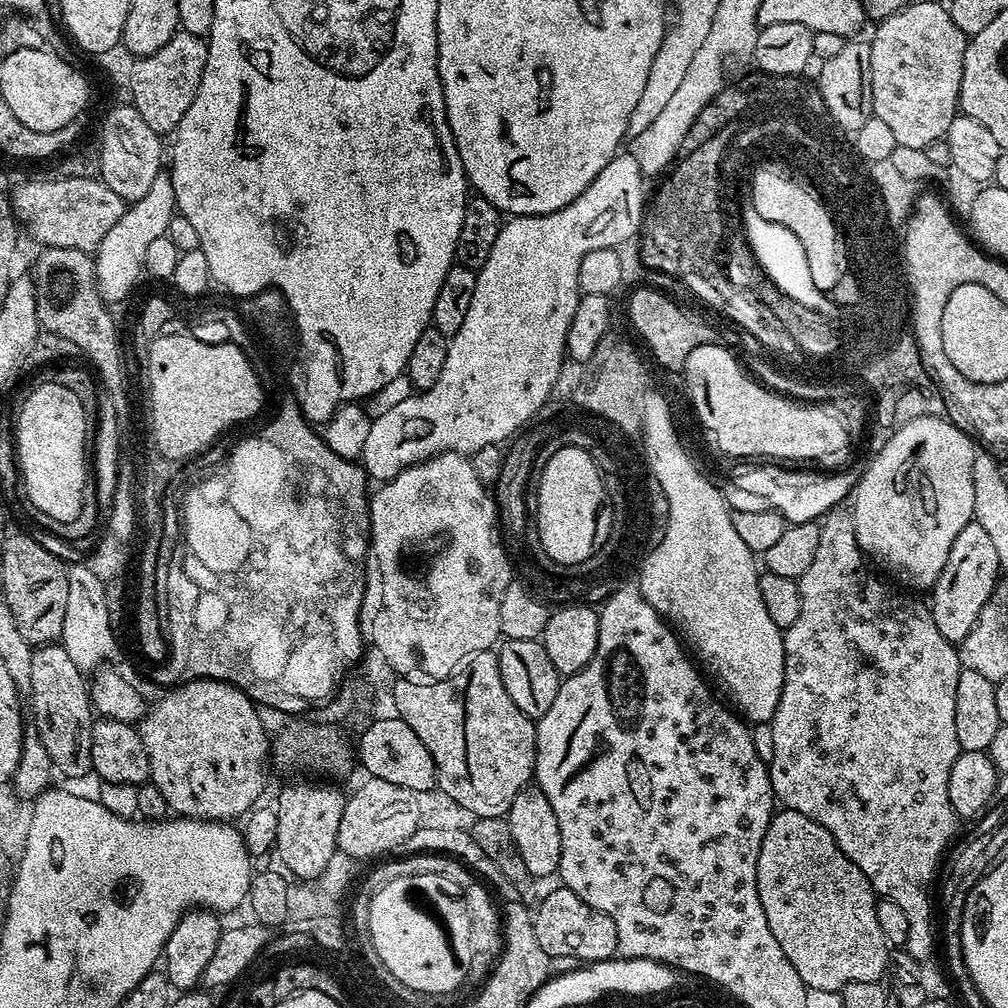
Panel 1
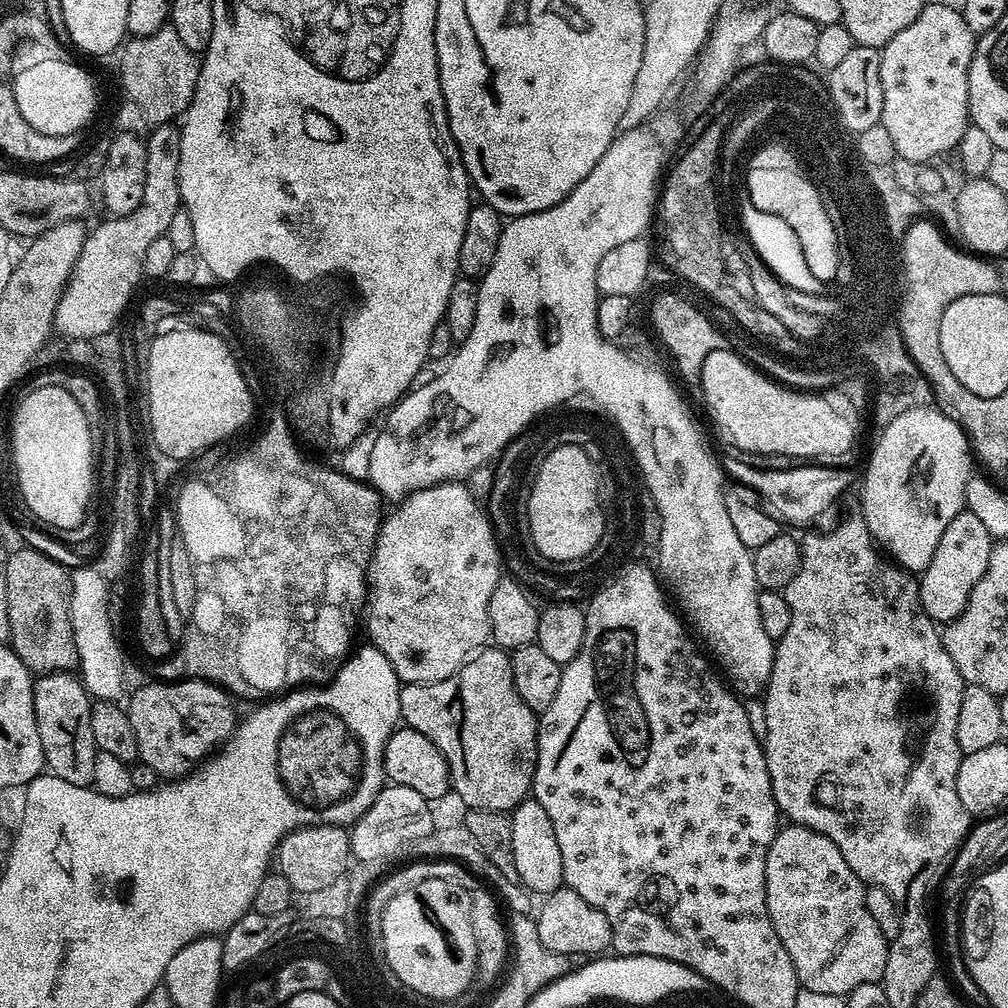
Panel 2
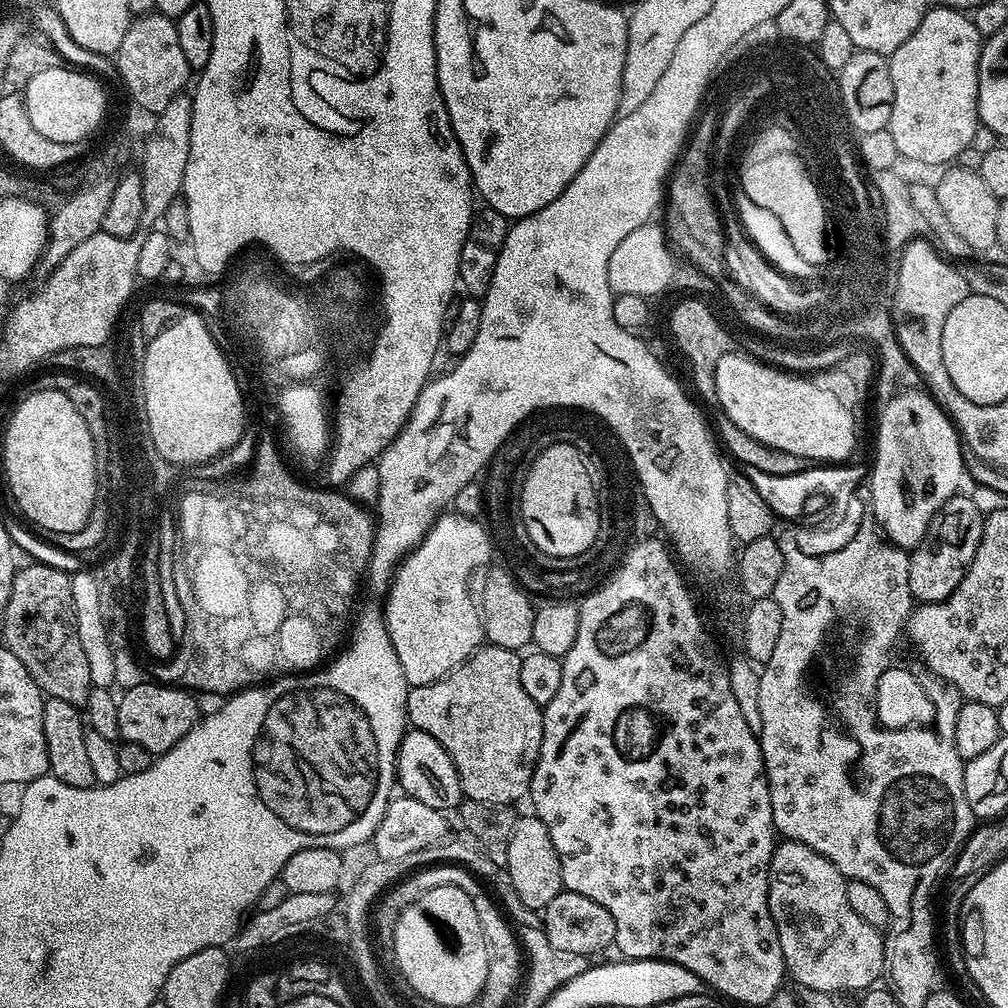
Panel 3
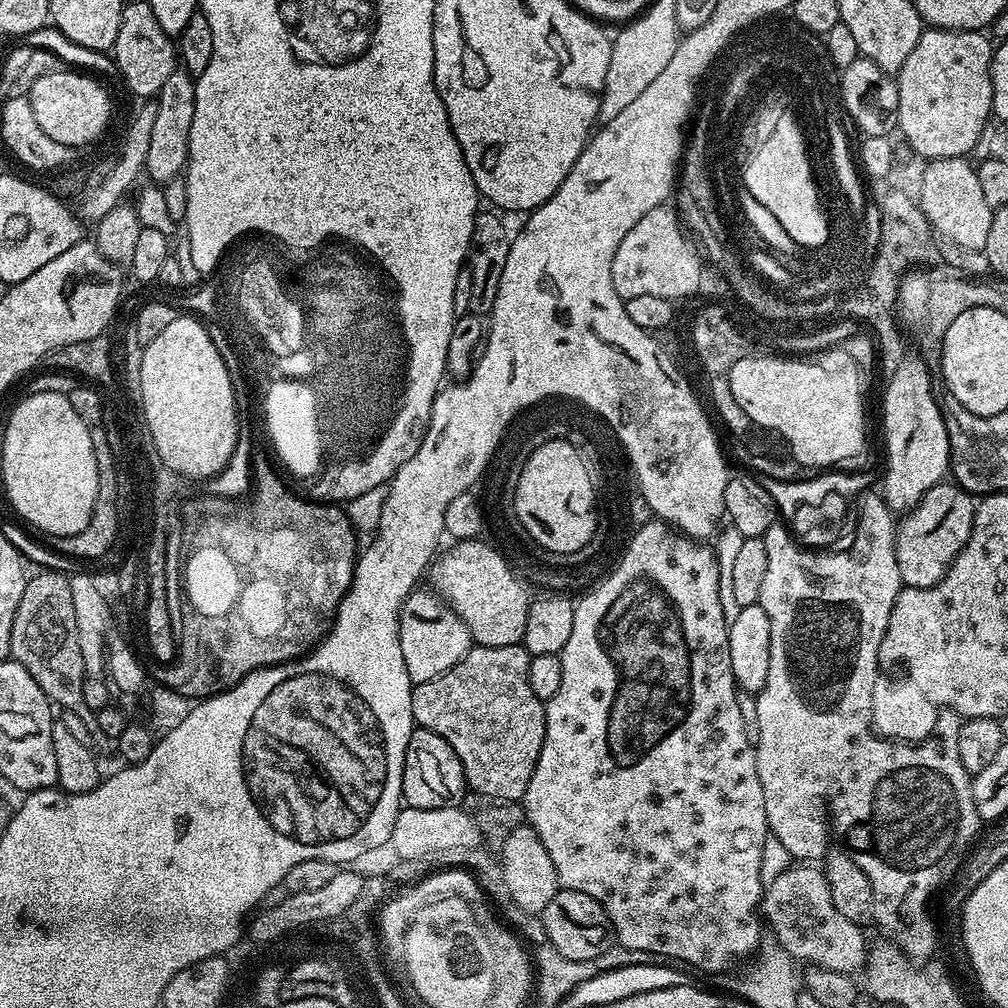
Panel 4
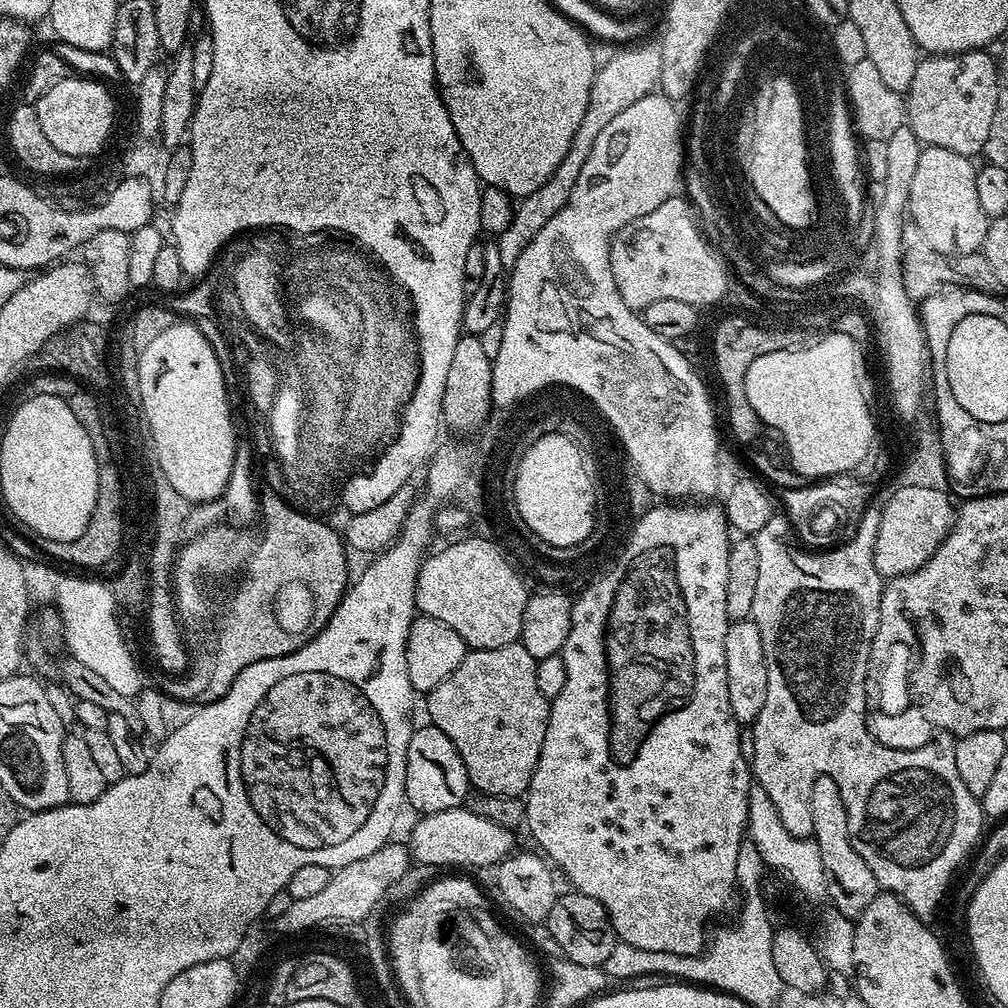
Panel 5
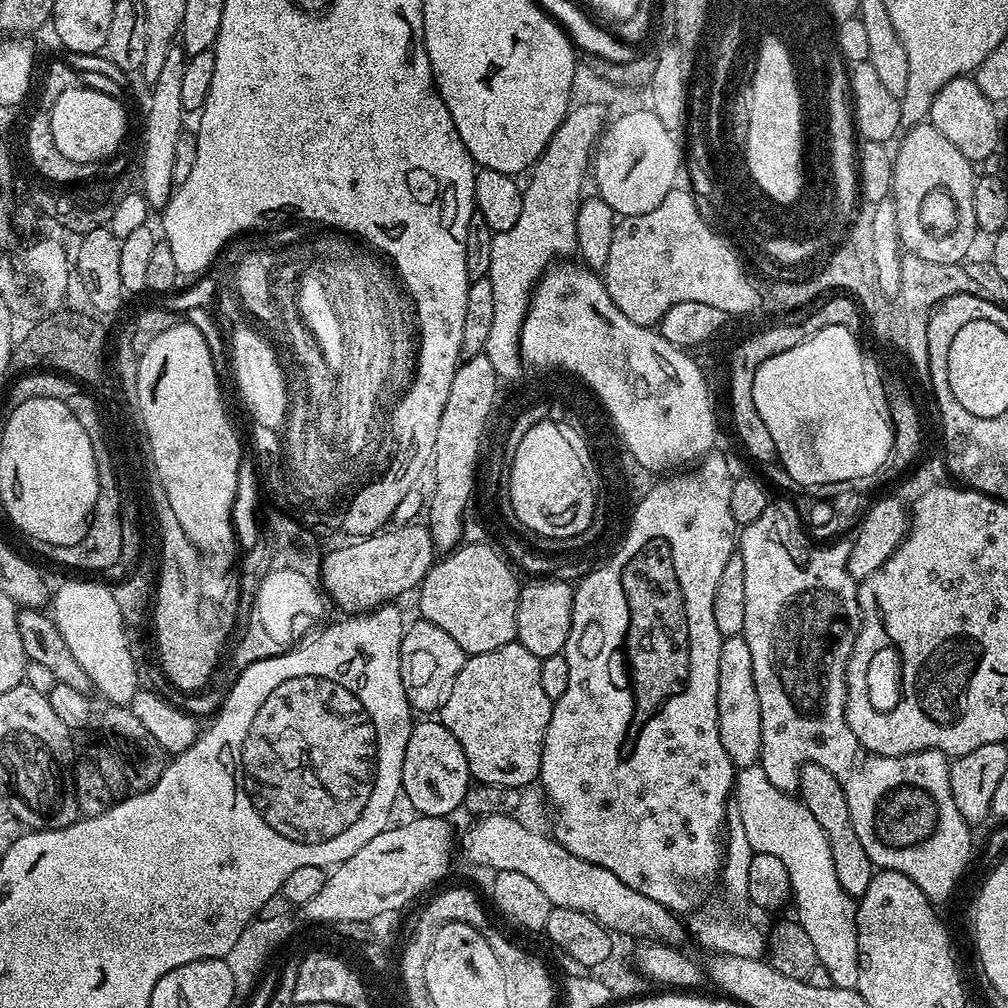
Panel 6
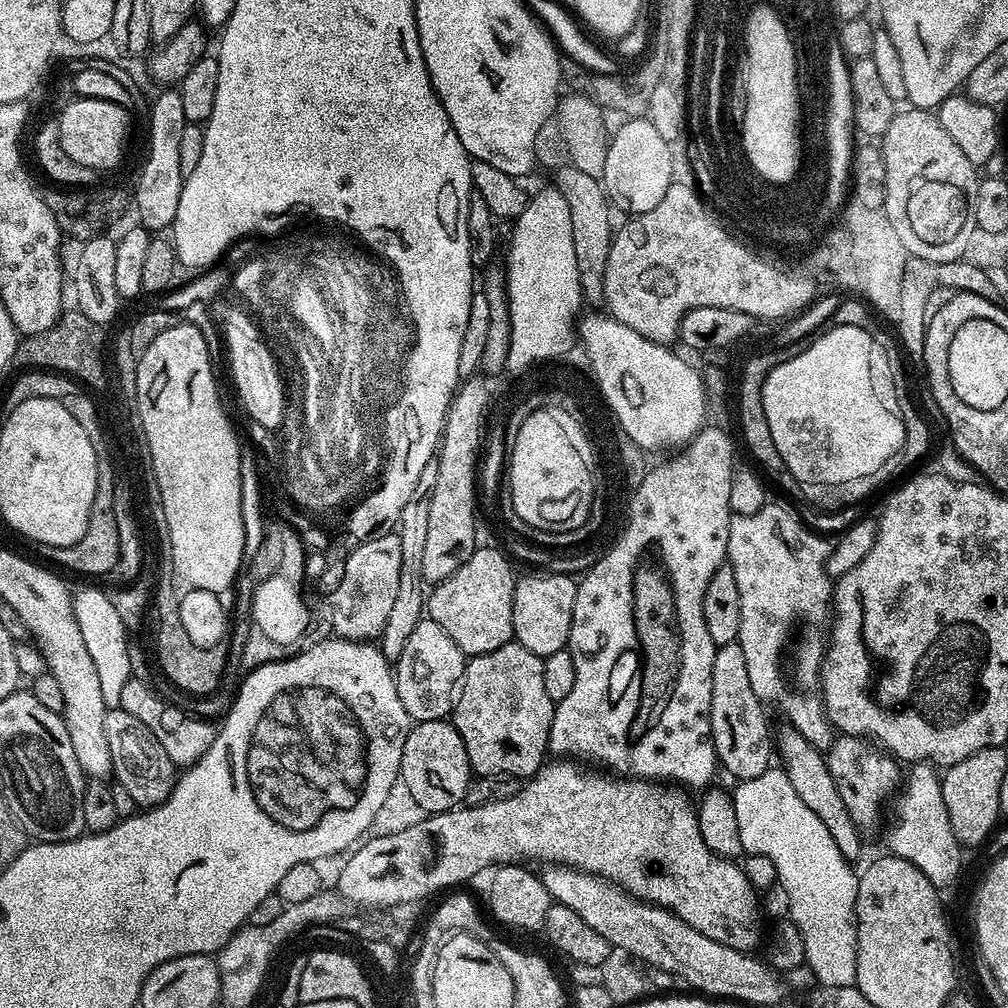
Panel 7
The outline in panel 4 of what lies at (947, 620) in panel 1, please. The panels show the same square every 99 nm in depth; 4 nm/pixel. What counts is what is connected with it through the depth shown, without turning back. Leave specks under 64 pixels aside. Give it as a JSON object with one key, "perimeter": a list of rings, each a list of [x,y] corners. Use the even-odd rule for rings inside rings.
{"perimeter":[[[955,482],[936,484],[899,521],[896,557],[901,585],[905,588],[933,588],[948,573],[948,567],[963,550],[974,526],[977,501]]]}

